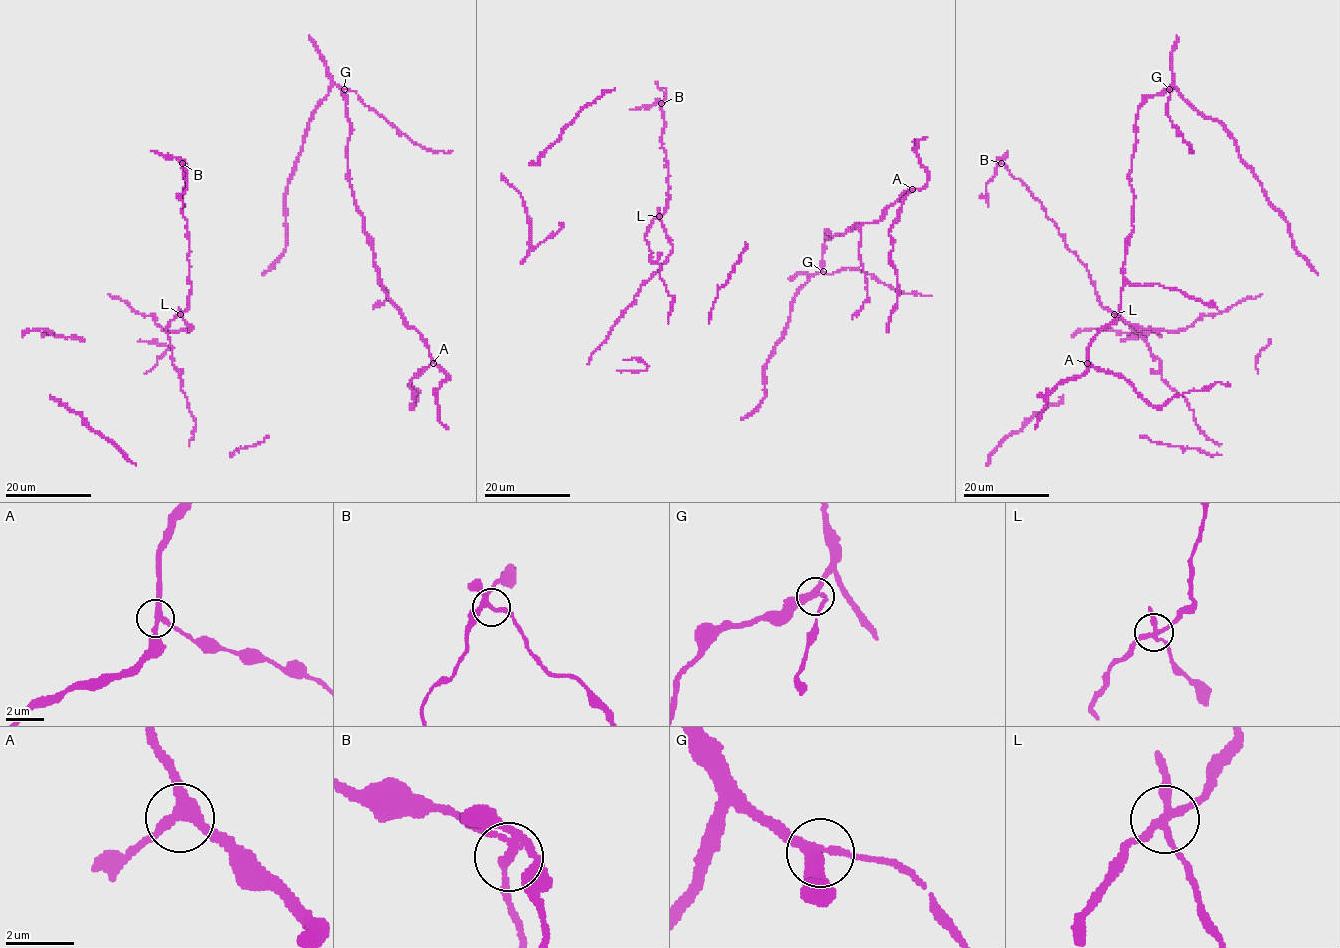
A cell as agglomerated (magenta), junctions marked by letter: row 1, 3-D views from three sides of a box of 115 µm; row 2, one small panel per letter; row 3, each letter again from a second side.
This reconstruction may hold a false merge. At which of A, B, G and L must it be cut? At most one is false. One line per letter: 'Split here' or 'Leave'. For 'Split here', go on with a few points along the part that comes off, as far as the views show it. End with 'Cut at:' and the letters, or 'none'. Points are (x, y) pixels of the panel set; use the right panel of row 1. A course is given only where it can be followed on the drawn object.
A: Leave
B: Split here. Course of the part to remove: (1001, 163), (985, 185), (989, 207)
G: Leave
L: Leave
Cut at: B

